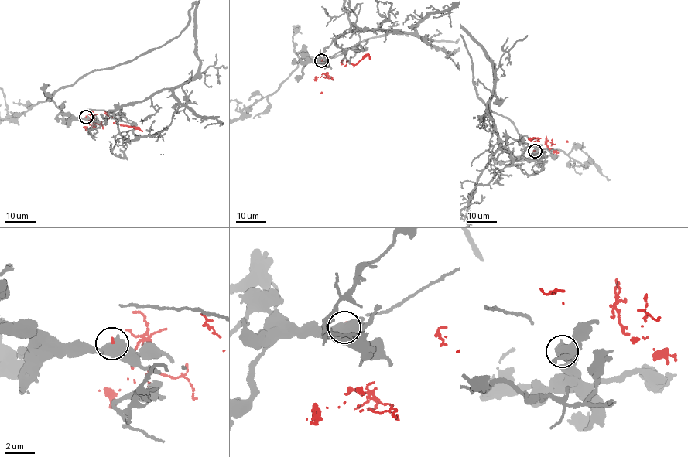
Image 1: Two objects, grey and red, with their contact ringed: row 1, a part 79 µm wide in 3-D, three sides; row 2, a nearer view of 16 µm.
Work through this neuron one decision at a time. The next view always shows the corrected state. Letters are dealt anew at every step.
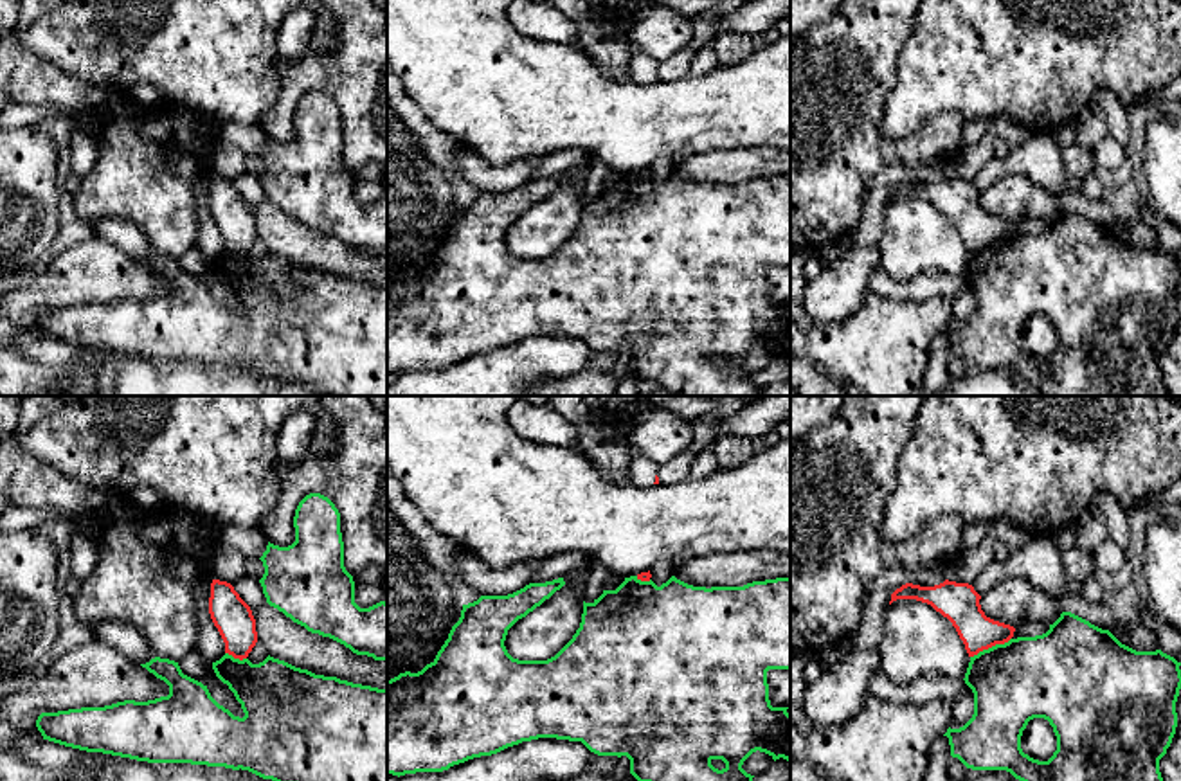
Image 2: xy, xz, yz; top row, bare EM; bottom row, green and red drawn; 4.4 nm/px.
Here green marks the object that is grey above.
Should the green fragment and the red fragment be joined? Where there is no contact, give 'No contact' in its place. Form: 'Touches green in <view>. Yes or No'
Touches green in yz. No

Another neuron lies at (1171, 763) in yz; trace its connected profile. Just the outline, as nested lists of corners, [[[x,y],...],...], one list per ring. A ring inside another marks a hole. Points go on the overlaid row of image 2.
[[[1181,693],[1176,702],[1177,727],[1167,754],[1159,759],[1163,781],[1181,781]]]

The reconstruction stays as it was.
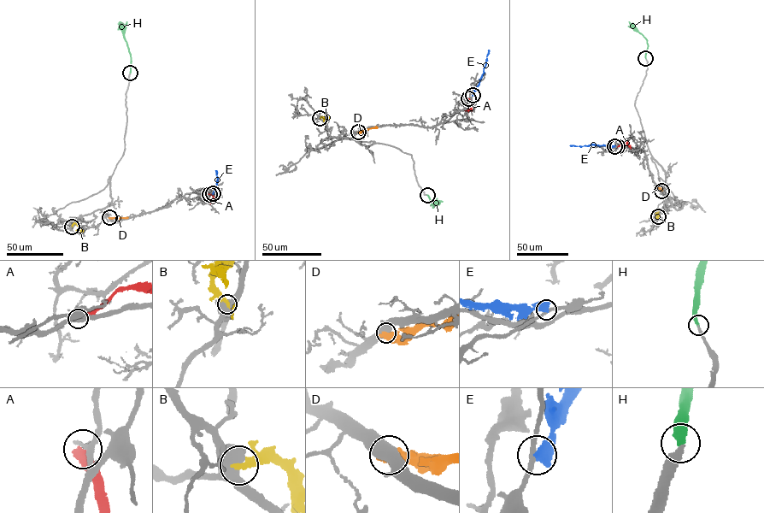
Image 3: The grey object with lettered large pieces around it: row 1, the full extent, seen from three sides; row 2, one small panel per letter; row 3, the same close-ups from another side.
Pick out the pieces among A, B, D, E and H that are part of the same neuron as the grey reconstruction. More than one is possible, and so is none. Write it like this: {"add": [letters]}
{"add": ["H"]}

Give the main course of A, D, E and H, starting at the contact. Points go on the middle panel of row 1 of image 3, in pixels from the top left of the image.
A: (468, 98), (471, 109), (465, 110)
D: (359, 132), (378, 127)
E: (473, 95), (484, 72), (489, 50)
H: (427, 195), (433, 208), (434, 204)

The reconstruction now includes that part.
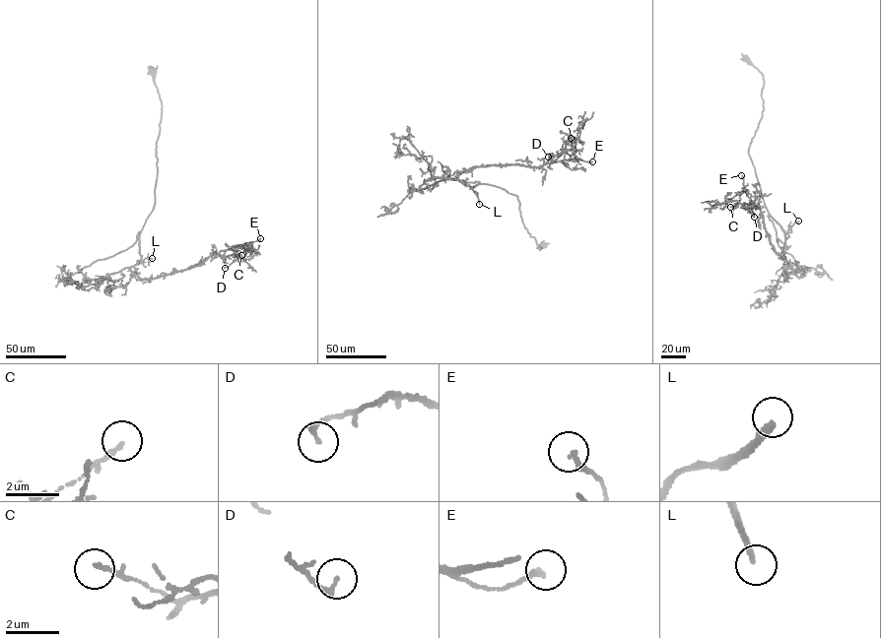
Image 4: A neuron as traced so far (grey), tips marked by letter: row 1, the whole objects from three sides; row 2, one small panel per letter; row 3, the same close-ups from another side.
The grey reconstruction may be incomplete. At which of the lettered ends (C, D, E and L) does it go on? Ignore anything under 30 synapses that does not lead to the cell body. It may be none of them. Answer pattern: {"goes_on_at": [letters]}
{"goes_on_at": ["L"]}

